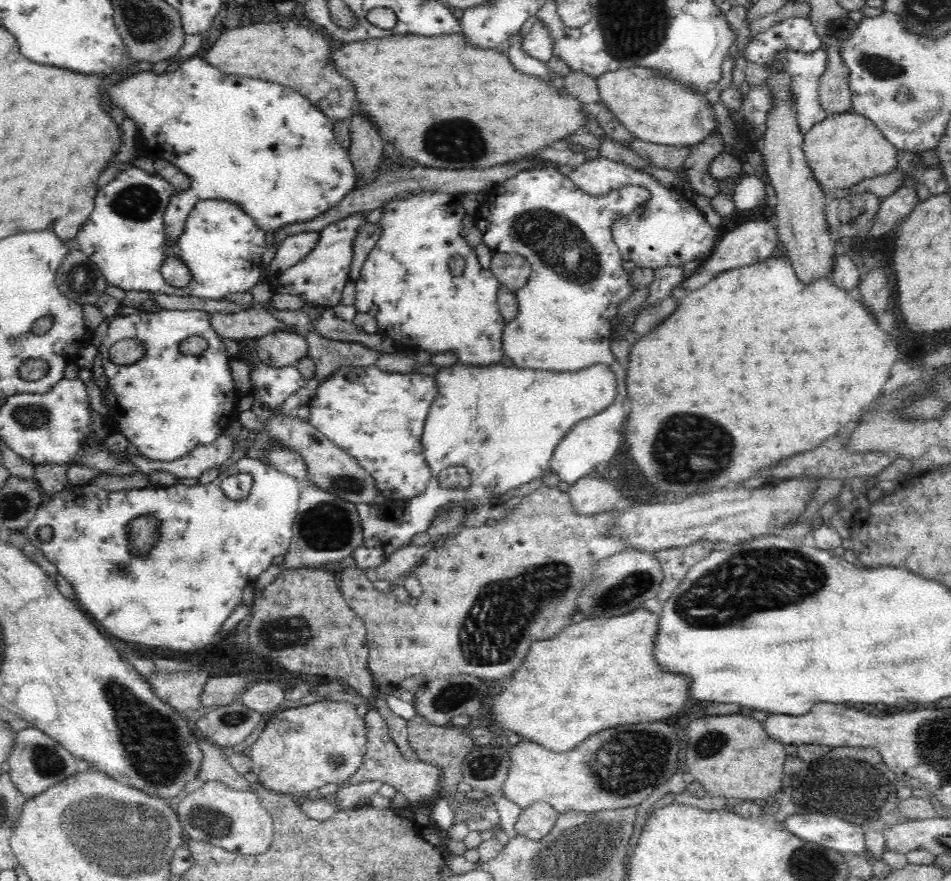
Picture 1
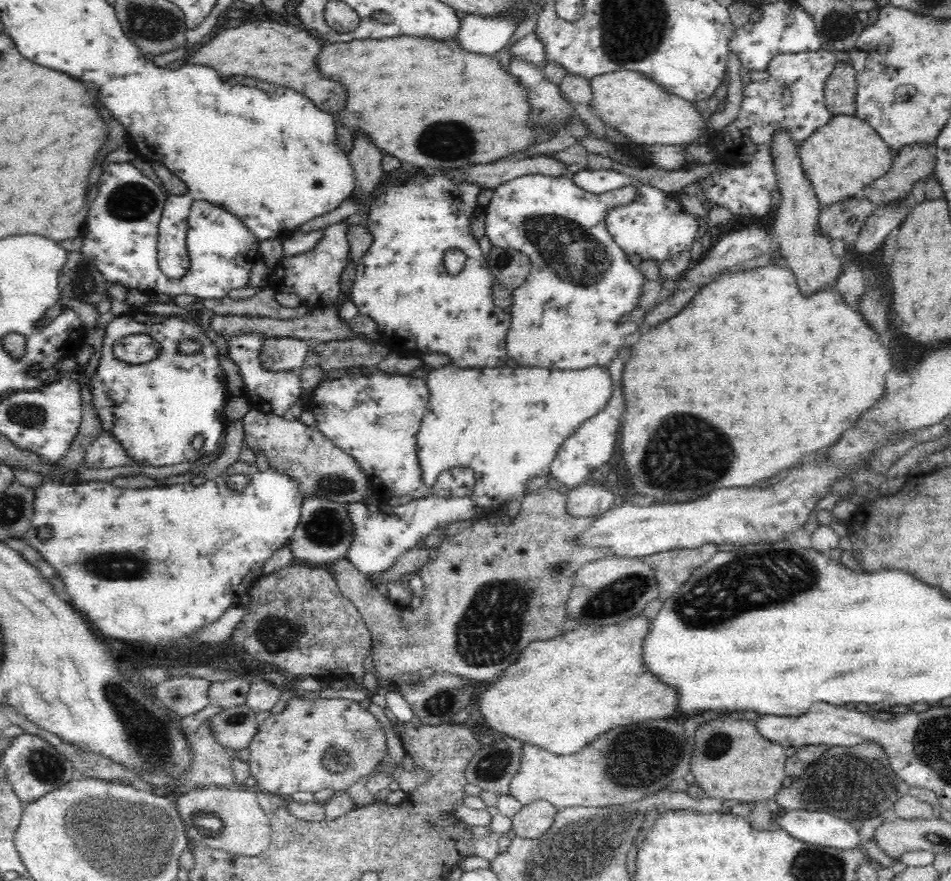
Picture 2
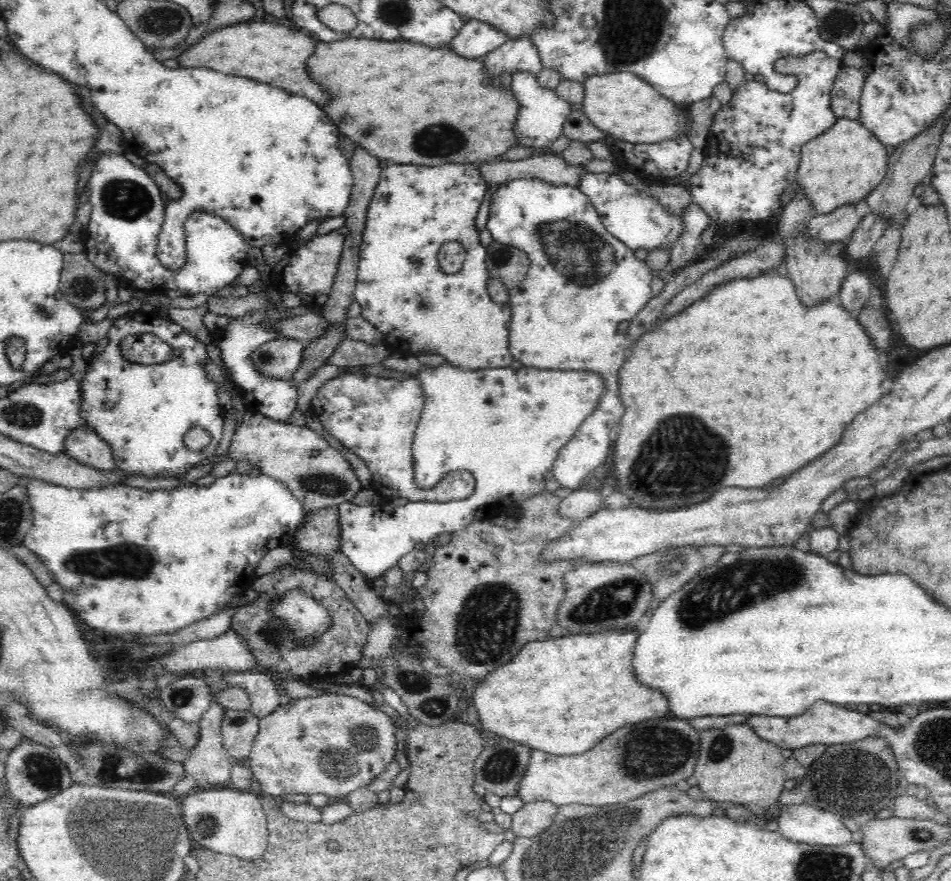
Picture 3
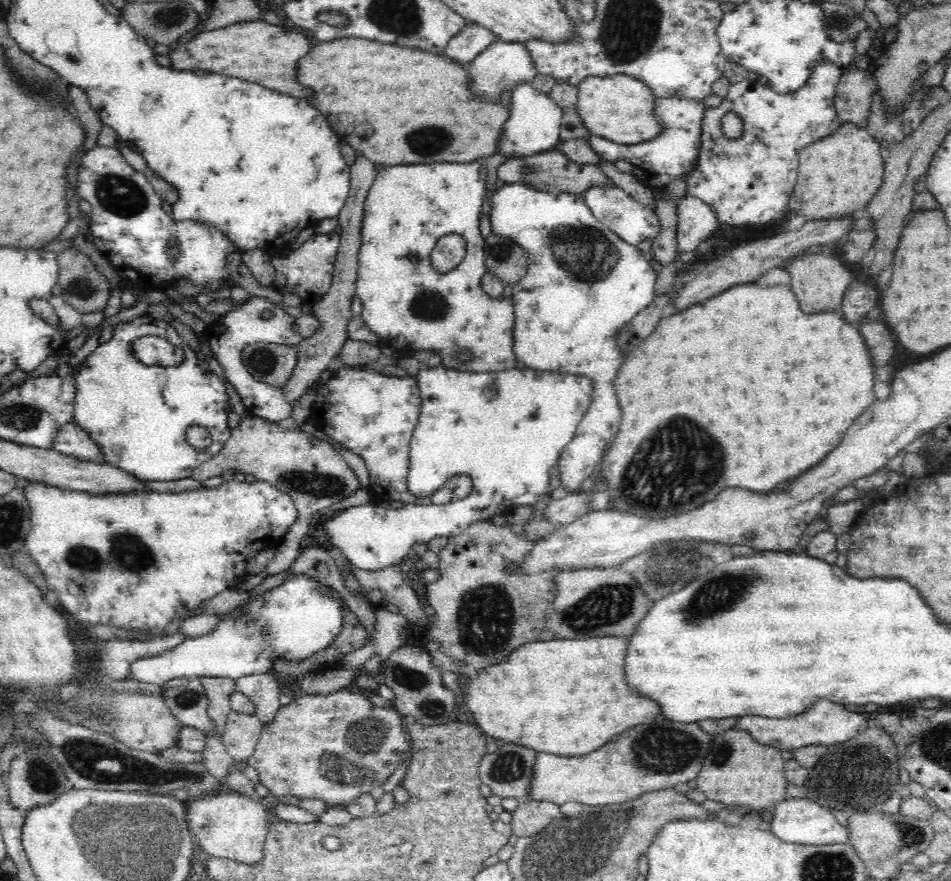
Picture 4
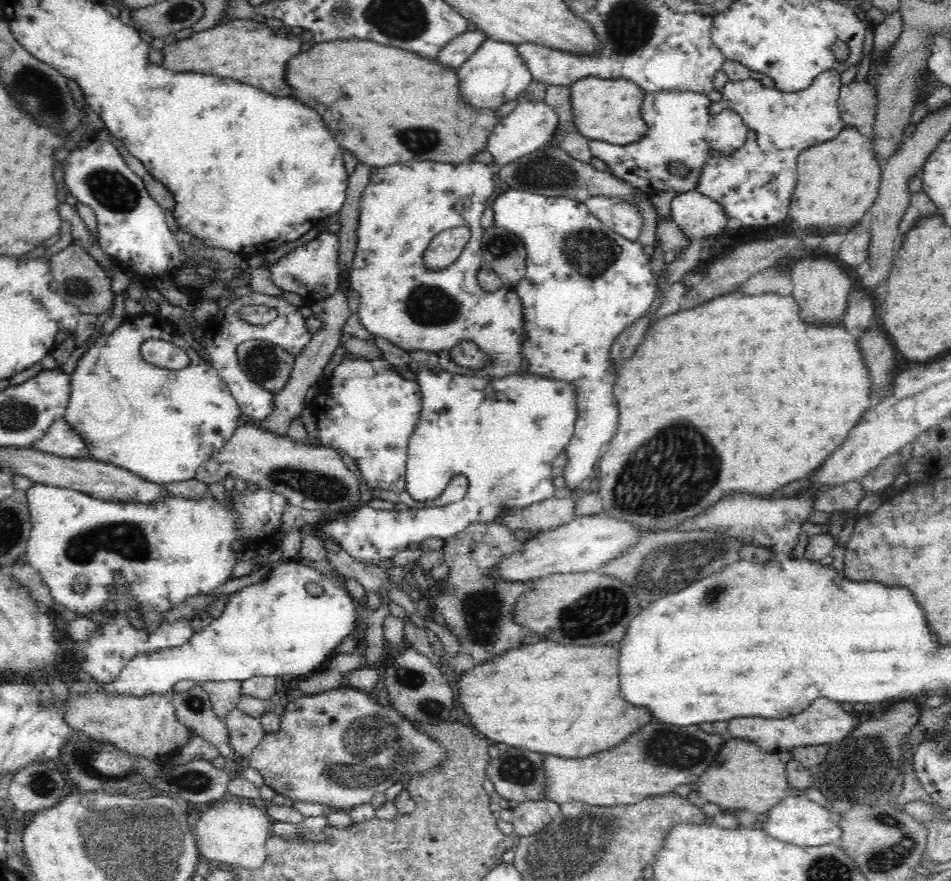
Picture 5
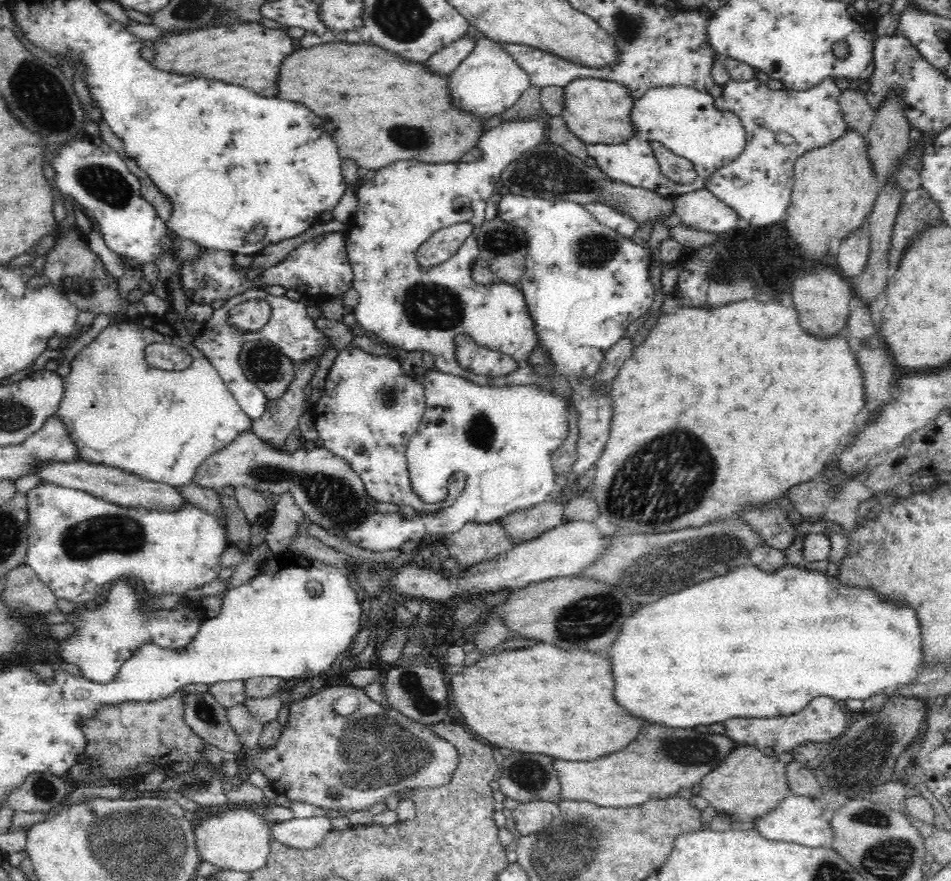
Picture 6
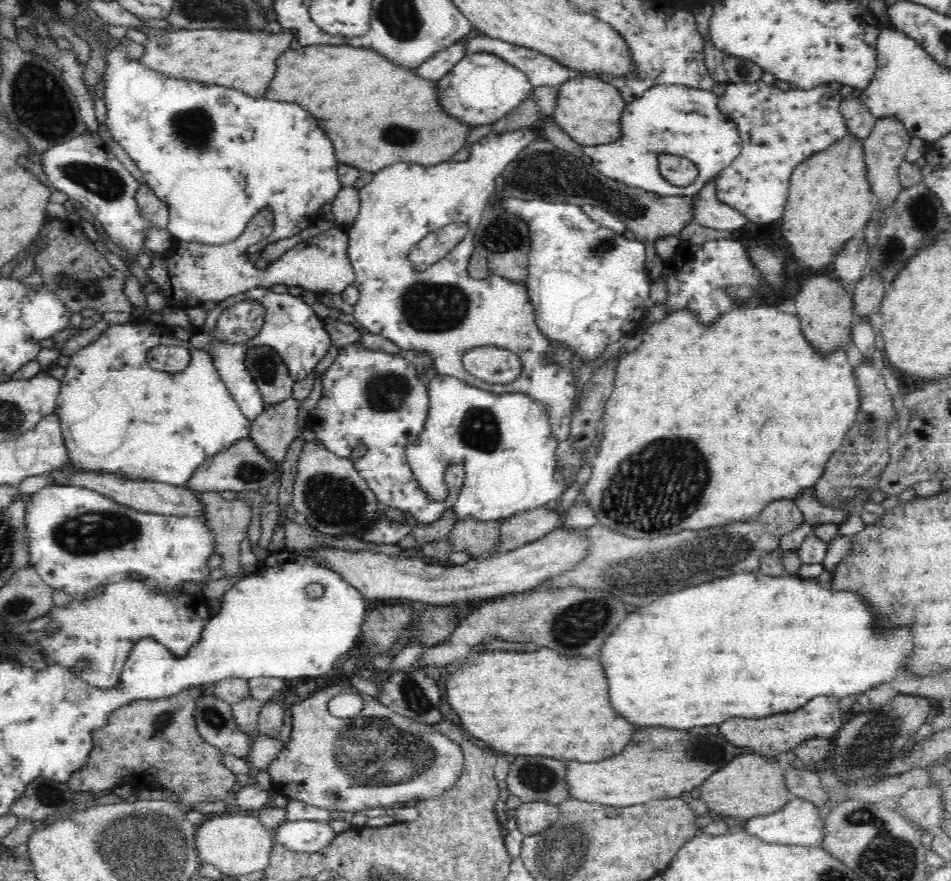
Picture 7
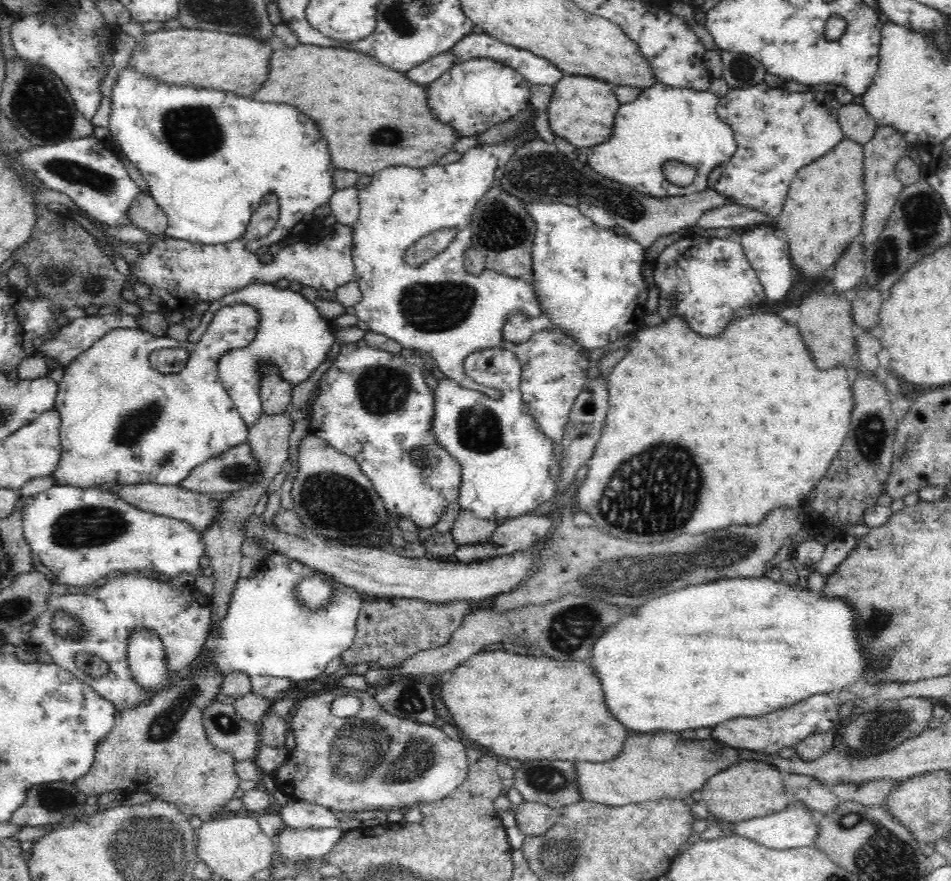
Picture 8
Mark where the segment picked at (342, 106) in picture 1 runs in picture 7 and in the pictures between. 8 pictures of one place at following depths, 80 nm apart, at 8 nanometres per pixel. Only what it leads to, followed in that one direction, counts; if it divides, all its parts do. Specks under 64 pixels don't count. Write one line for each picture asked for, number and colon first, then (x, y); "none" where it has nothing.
2: (284, 54)
3: (270, 53)
4: (265, 53)
5: (246, 50)
6: (250, 54)
7: (246, 61)

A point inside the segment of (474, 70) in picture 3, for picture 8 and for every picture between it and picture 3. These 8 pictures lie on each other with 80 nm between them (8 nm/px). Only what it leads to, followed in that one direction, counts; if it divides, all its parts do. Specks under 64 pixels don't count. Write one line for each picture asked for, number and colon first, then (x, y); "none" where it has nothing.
4: (420, 105)
5: (384, 105)
6: (378, 107)
7: (376, 113)
8: (351, 97)

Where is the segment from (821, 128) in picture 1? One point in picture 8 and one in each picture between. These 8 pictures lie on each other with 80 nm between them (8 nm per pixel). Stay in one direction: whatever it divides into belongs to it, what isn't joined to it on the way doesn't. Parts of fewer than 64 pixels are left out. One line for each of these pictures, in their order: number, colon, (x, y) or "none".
2: (840, 158)
3: (841, 166)
4: (839, 174)
5: (838, 180)
6: (835, 188)
7: (830, 199)
8: (823, 212)

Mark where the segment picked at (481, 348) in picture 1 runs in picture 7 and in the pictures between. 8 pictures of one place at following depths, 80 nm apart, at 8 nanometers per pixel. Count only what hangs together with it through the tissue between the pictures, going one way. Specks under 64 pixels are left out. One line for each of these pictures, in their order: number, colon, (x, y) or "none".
2: (402, 284)
3: (402, 291)
4: (410, 306)
5: (406, 204)
6: (411, 308)
7: (404, 202)

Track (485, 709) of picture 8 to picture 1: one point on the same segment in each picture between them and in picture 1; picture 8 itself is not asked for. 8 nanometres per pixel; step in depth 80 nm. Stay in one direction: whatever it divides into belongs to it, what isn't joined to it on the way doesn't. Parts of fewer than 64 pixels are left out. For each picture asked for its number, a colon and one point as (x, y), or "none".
1: (596, 674)
2: (562, 693)
3: (528, 700)
4: (567, 697)
5: (558, 699)
6: (541, 699)
7: (526, 703)

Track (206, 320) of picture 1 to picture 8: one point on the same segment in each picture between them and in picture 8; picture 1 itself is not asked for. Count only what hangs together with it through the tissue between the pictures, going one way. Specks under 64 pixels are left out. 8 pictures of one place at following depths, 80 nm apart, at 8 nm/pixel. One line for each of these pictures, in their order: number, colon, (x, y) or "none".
2: (155, 410)
3: (143, 411)
4: (138, 414)
5: (160, 424)
6: (161, 425)
7: (117, 414)
8: (122, 422)

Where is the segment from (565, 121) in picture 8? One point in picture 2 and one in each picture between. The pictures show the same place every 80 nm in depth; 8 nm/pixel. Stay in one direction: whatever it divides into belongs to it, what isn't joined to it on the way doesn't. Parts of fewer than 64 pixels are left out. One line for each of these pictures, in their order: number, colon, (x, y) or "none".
2: (628, 101)
3: (621, 104)
4: (619, 108)
5: (605, 110)
6: (598, 111)
7: (588, 109)

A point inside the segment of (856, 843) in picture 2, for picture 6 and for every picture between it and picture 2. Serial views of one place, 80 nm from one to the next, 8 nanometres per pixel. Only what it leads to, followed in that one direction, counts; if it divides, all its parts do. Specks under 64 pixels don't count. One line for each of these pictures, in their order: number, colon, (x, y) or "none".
3: (801, 823)
4: (796, 821)
5: (797, 820)
6: (801, 820)

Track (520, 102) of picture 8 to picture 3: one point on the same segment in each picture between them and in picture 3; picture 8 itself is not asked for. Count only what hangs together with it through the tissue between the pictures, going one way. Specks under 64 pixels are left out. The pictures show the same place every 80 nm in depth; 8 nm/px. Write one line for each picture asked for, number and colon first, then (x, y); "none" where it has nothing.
3: (519, 54)
4: (502, 66)
5: (495, 73)
6: (487, 83)
7: (482, 88)

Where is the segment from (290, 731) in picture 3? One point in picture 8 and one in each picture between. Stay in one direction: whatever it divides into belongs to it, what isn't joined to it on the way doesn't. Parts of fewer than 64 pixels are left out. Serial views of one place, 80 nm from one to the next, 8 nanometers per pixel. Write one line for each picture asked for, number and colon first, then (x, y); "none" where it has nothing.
4: (334, 747)
5: (338, 748)
6: (348, 763)
7: (377, 758)
8: (373, 760)

